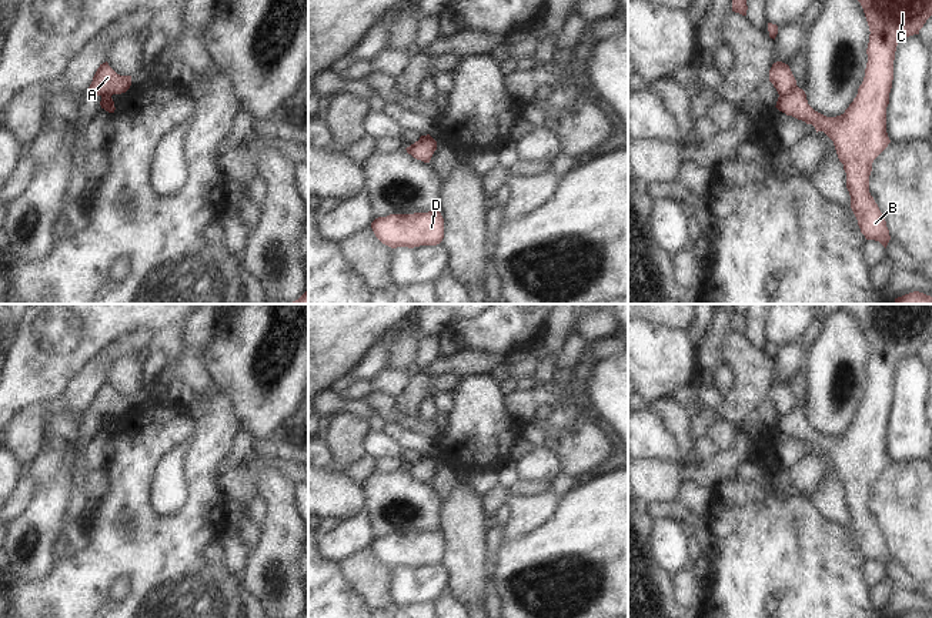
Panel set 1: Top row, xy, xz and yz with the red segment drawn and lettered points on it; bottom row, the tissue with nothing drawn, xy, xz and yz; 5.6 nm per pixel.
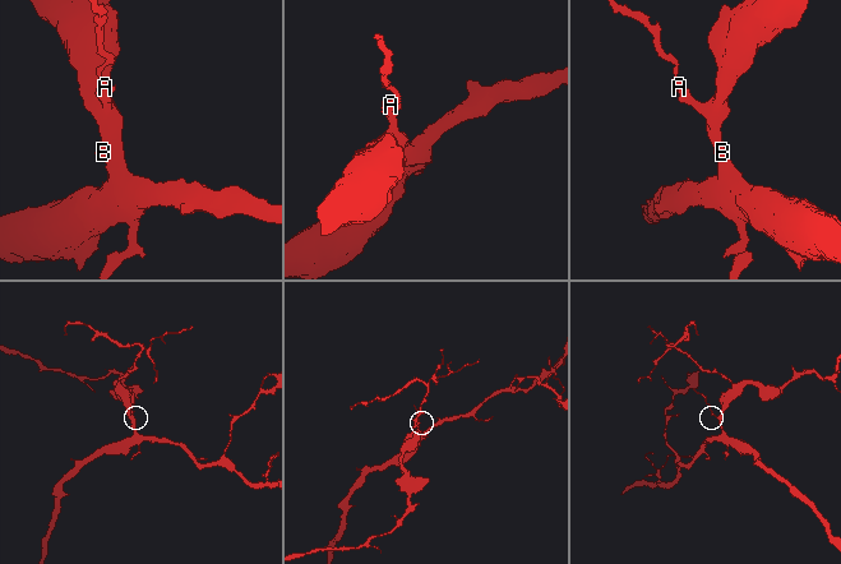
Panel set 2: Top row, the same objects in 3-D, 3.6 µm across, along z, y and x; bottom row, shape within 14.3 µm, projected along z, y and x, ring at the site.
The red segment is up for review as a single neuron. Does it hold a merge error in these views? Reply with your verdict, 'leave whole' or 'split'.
split

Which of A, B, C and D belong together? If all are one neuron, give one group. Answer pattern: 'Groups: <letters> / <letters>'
Groups: A / B C D

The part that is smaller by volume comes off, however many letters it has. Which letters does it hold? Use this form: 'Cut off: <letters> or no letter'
Cut off: A

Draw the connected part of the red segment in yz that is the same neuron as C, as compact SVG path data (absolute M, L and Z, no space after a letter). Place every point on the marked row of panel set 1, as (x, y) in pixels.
M858 0L863 9L869 26L869 43L866 49L868 63L865 77L858 94L844 114L826 117L815 111L806 100L806 94L798 86L788 94L779 96L776 108L786 116L812 124L824 131L832 141L839 161L846 173L846 188L851 196L851 208L858 220L861 233L866 240L879 241L885 248L891 240L886 221L869 193L869 176L873 160L891 143L886 133L886 107L893 80L893 60L896 46L902 39L919 34L926 20L932 16L932 0Z

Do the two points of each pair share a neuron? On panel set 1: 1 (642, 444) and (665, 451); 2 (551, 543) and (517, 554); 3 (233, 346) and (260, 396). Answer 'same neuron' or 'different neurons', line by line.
1: same neuron
2: same neuron
3: same neuron

